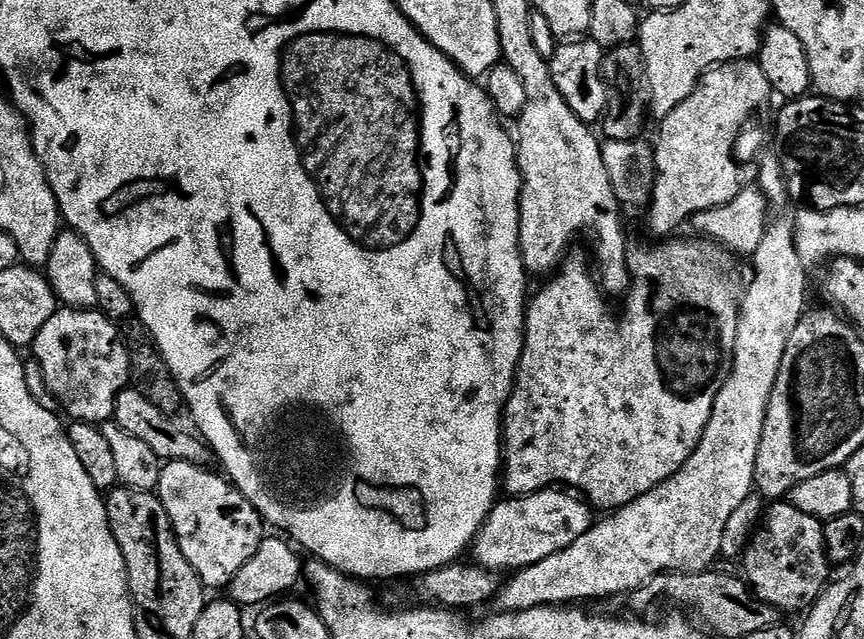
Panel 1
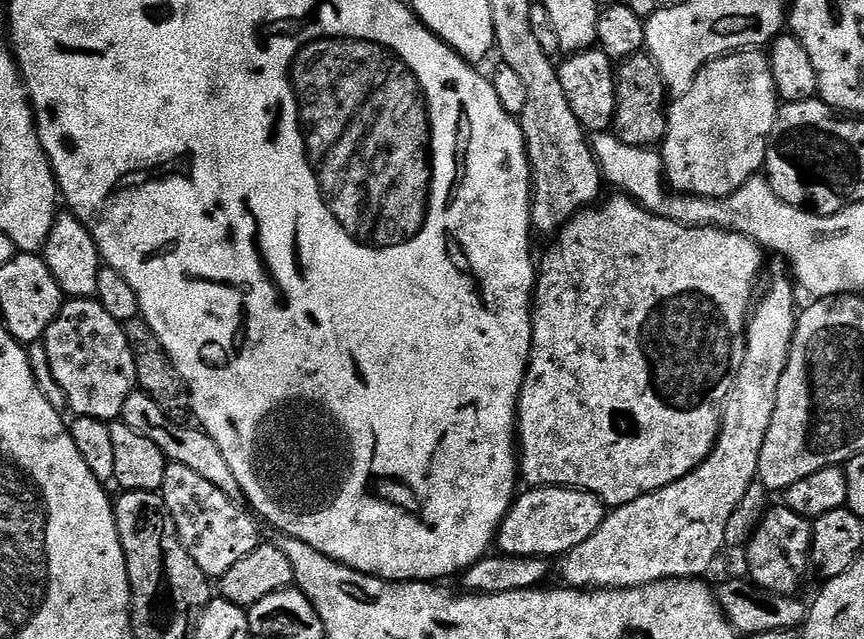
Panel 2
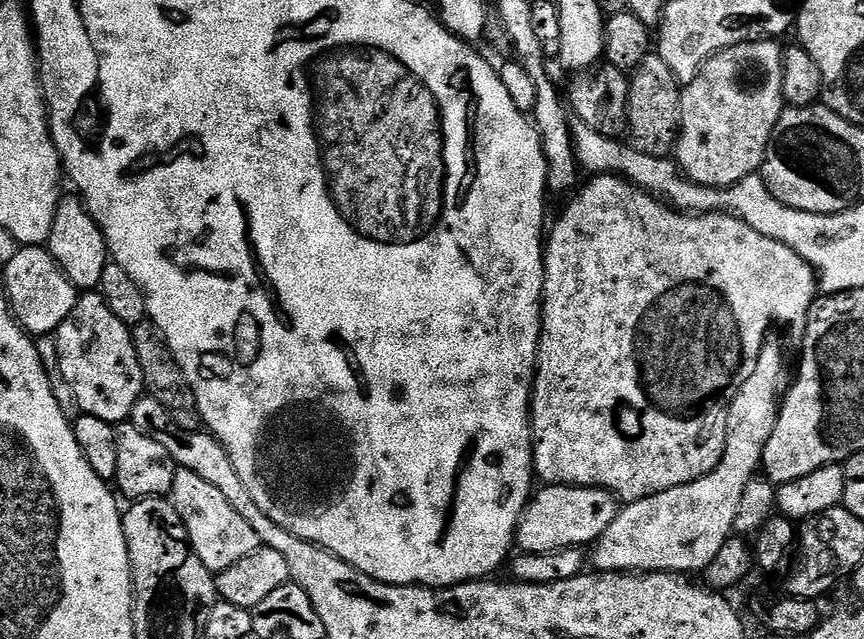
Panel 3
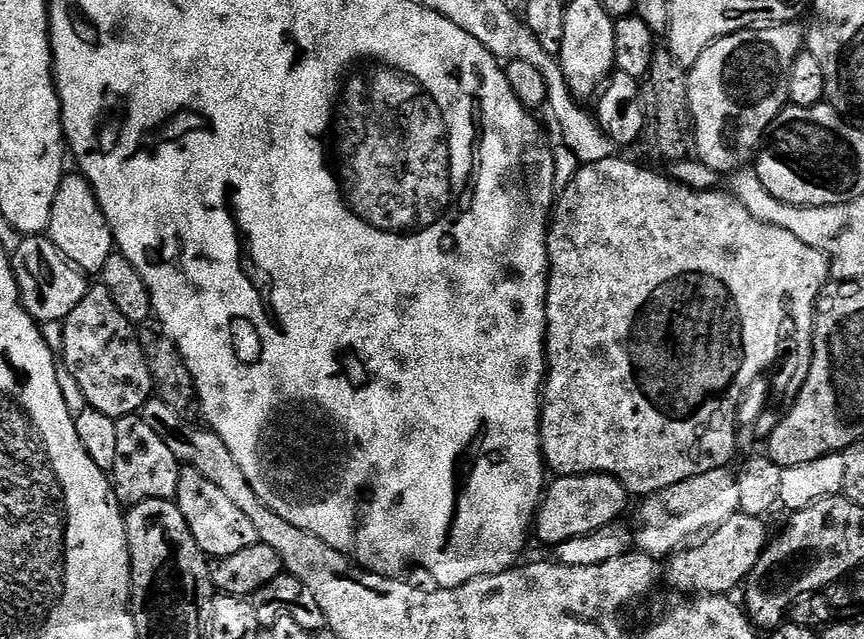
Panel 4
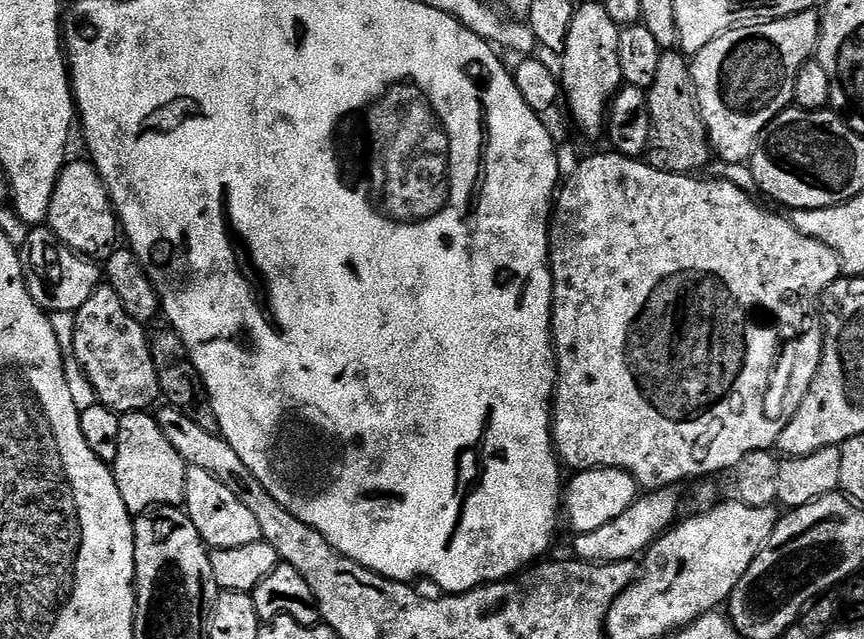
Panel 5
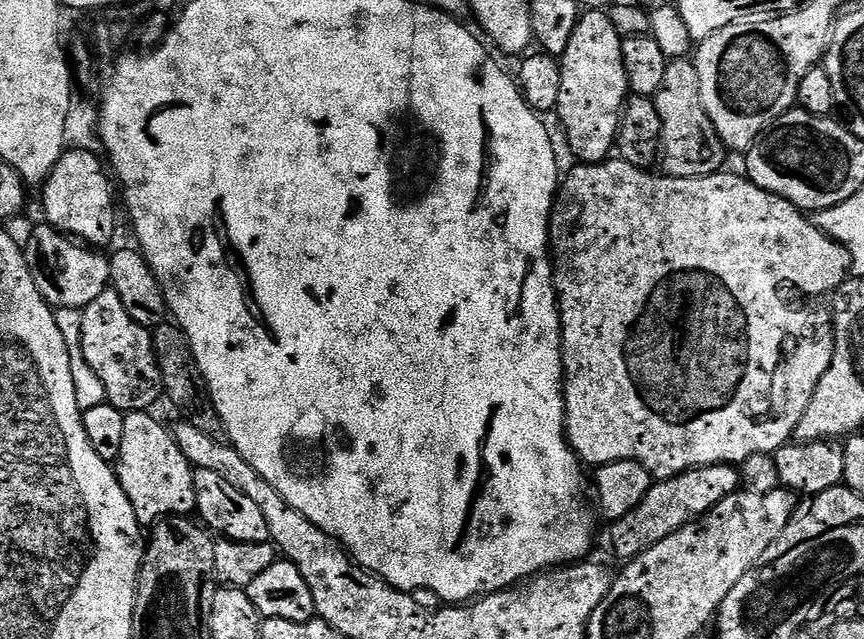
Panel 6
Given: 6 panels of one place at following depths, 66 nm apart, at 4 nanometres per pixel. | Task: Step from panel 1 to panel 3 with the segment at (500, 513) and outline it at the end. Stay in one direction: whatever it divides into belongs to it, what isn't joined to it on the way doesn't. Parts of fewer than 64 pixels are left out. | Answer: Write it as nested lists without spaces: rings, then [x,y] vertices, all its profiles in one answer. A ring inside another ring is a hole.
[[[579,484],[545,485],[533,495],[520,516],[516,529],[517,547],[525,553],[546,552],[591,545],[616,517],[618,501],[606,488],[585,488]]]

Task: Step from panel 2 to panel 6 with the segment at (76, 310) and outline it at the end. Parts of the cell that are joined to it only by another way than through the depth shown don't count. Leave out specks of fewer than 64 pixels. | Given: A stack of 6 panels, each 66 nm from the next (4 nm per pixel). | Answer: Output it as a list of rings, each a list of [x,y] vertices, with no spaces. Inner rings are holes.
[[[113,288],[98,294],[94,302],[87,304],[82,310],[82,354],[86,354],[86,362],[90,362],[90,370],[102,378],[104,398],[117,410],[125,414],[130,412],[146,412],[155,409],[155,404],[164,396],[164,383],[158,366],[156,351],[152,345],[152,332],[130,318],[126,314],[126,306],[122,306],[122,298]]]

